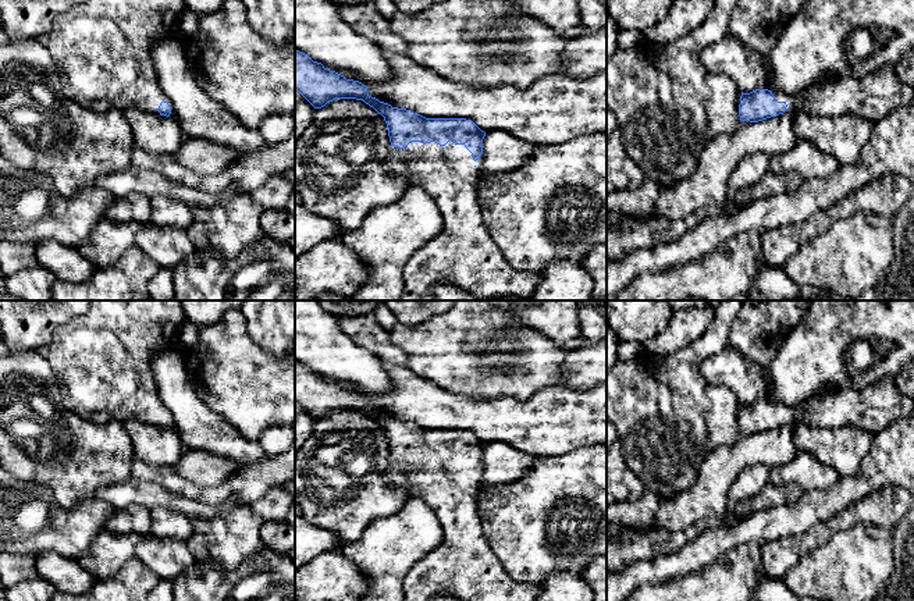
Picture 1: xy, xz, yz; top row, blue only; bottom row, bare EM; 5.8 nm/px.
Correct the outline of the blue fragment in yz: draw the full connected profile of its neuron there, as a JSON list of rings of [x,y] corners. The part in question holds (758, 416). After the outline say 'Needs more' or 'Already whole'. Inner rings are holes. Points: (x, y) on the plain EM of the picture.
[[[761,300],[743,305],[730,330],[729,345],[755,362],[767,378],[767,390],[750,405],[740,408],[740,433],[758,434],[783,424],[805,422],[833,428],[856,424],[876,434],[911,415],[914,401],[901,394],[895,376],[886,376],[865,390],[815,392],[797,406],[771,398],[771,364],[786,335],[801,320],[810,300]]]. Needs more

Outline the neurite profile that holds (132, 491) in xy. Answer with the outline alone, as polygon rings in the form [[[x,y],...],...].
[[[132,477],[99,488],[95,498],[103,499],[117,511],[135,505],[147,509],[156,506],[168,508],[181,512],[191,520],[211,519],[239,505],[238,499],[228,499],[220,505],[210,505],[179,492],[170,491],[156,483],[141,481]]]

